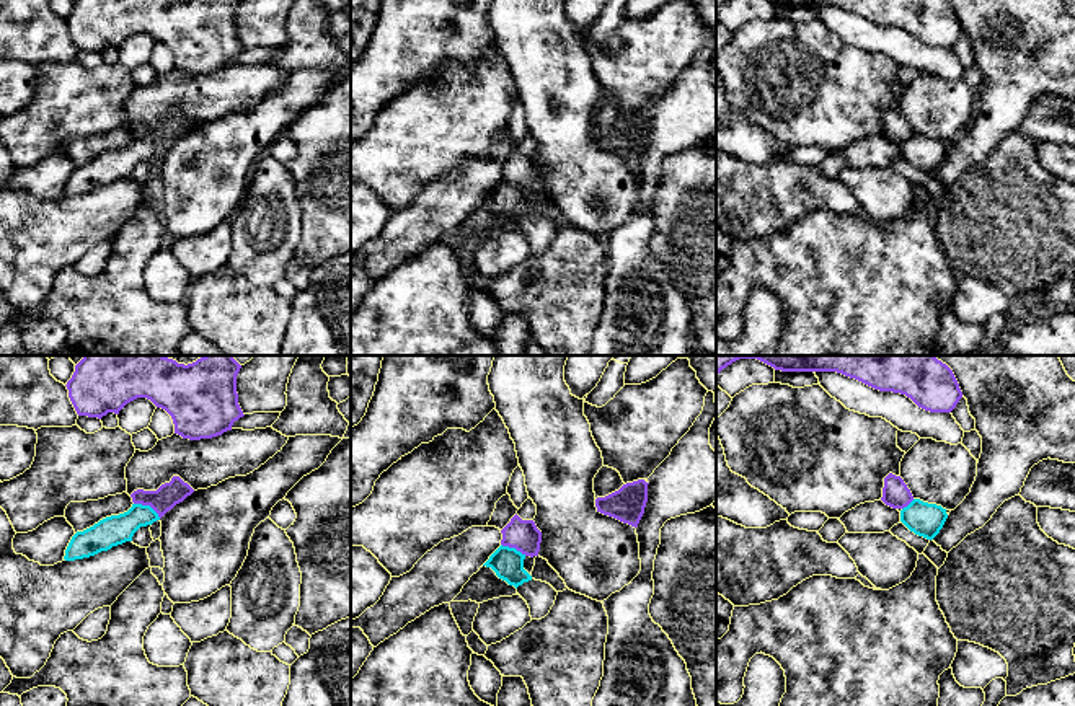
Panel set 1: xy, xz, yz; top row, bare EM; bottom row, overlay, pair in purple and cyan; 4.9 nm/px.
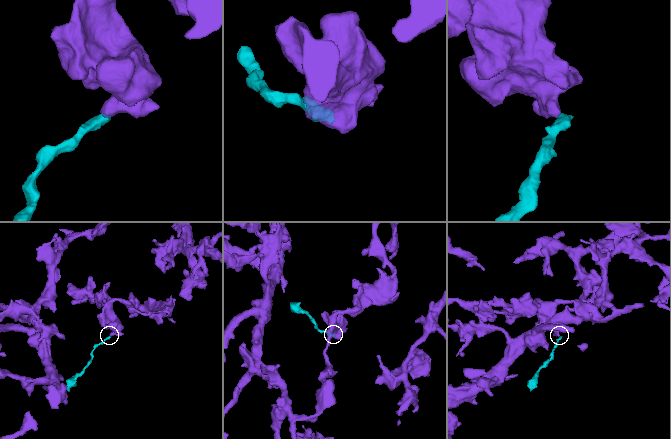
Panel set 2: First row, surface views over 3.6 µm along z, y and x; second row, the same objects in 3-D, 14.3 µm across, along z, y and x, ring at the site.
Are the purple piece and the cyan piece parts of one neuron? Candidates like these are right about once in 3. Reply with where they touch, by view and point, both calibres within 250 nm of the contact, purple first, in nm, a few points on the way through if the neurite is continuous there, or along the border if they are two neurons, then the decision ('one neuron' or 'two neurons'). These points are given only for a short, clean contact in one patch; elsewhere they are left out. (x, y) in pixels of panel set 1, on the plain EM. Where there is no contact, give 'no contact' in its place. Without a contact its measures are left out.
contact xy (147, 139); calibres 120 and 150 nm; border xy (134, 137), (149, 141), (160, 152); two neurons

